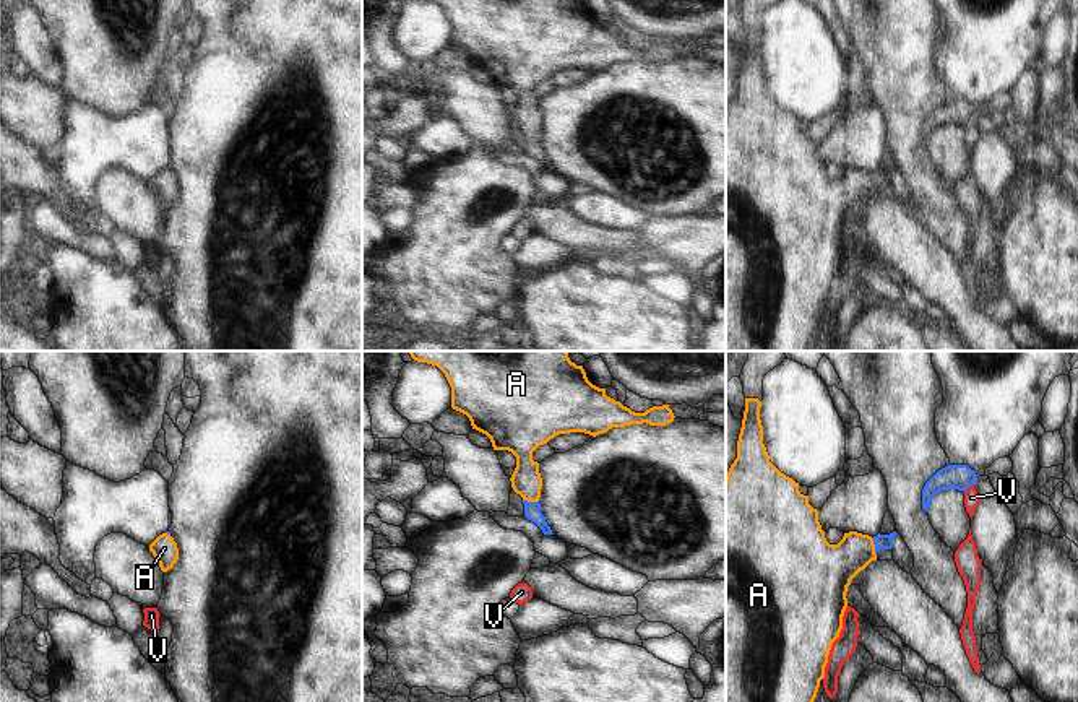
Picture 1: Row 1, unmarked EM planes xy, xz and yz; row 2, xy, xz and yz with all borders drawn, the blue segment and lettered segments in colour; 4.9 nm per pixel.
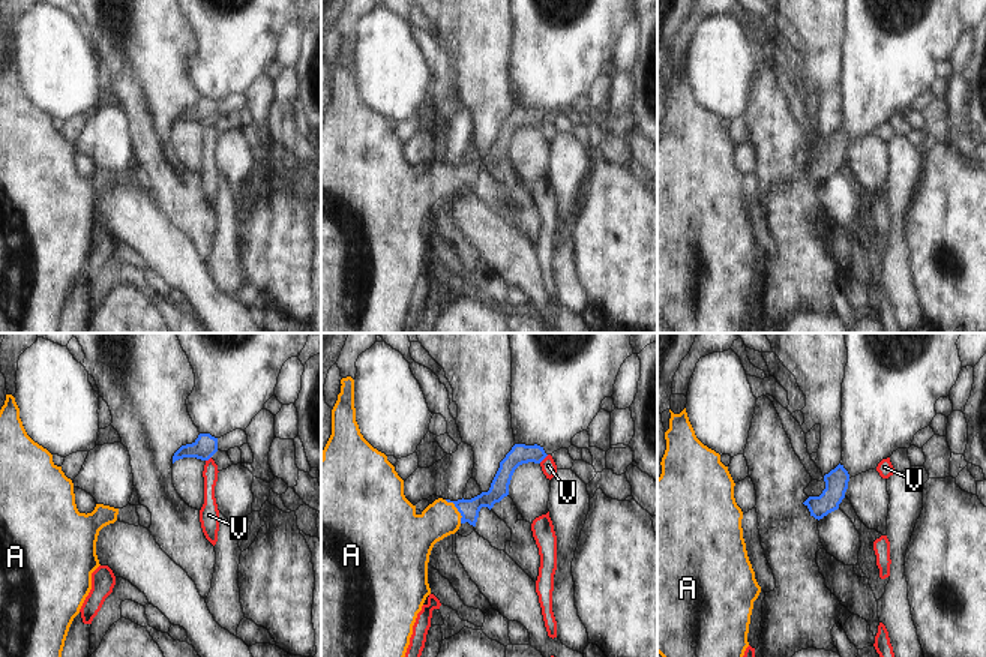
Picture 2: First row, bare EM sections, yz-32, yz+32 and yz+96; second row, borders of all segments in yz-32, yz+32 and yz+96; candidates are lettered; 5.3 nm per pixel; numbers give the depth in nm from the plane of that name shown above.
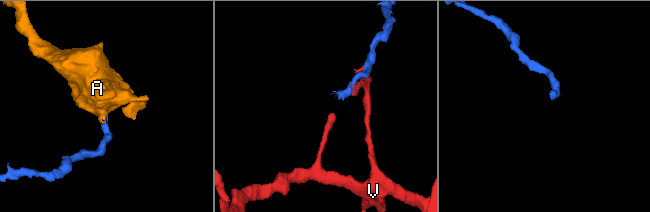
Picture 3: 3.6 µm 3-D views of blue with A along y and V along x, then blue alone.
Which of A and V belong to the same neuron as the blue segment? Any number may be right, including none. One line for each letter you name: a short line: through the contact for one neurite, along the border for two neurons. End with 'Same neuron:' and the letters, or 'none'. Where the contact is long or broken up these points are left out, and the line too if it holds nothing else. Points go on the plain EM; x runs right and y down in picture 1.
A: Line: yz (882, 177), (875, 182), (858, 186), (830, 203)
Same neuron: A

